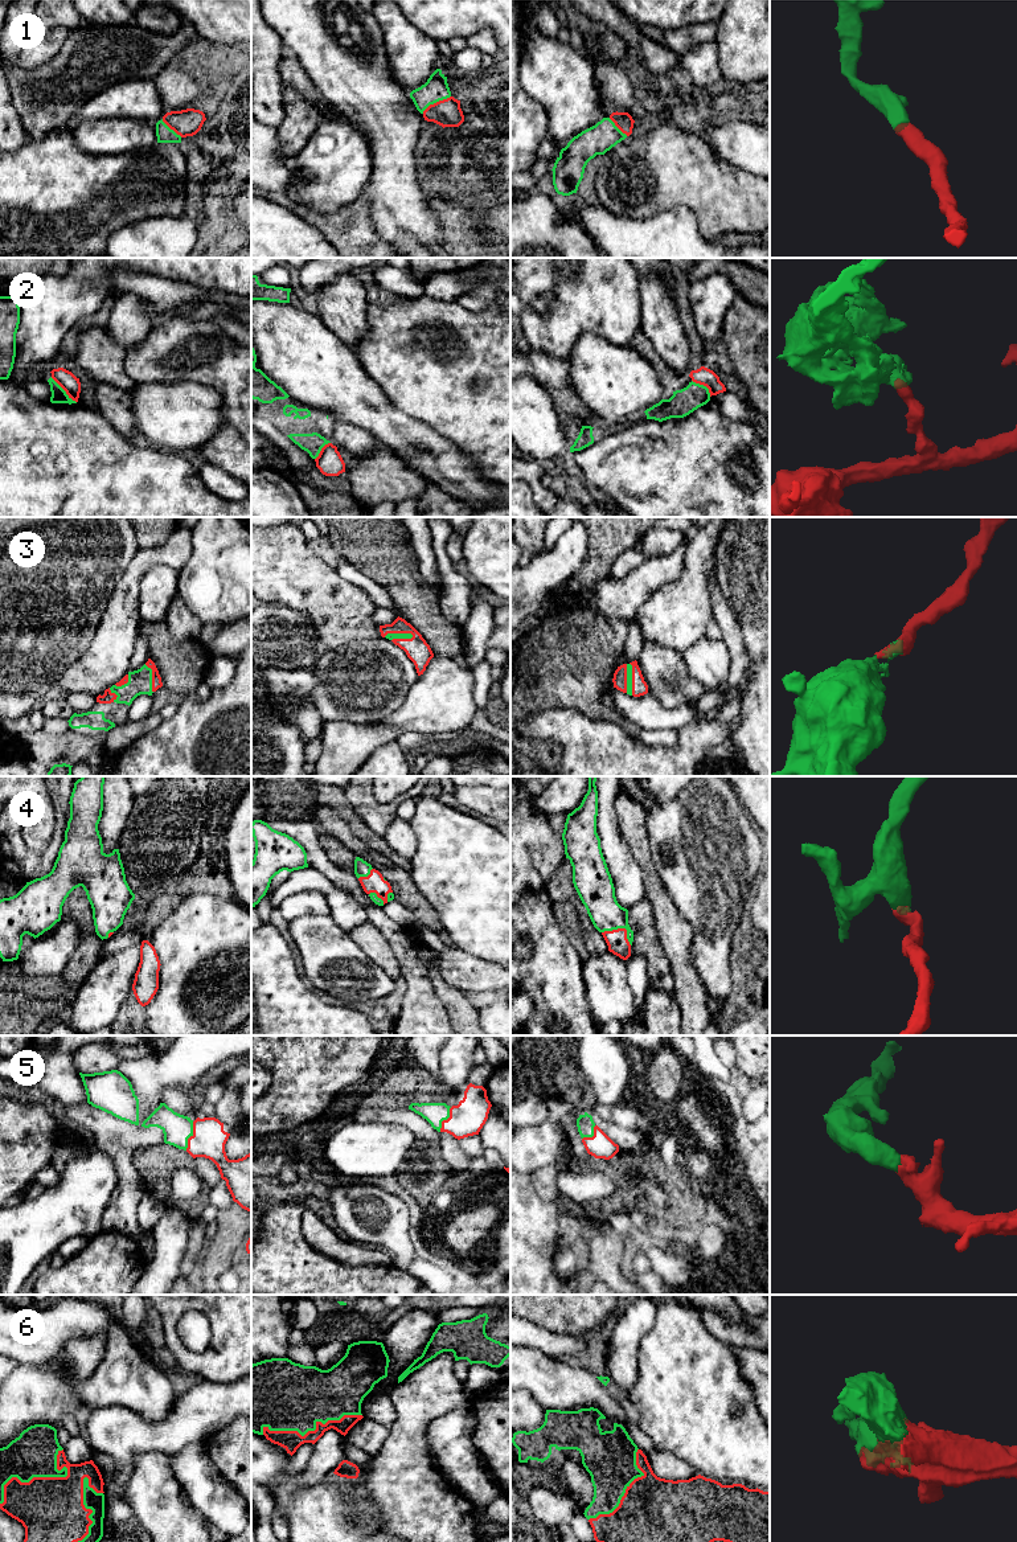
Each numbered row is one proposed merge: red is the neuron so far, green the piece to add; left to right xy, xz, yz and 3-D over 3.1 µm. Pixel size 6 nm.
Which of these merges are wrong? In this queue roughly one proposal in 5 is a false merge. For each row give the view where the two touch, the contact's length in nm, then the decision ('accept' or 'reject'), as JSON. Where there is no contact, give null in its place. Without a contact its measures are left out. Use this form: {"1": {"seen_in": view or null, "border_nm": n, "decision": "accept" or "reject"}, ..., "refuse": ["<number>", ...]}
{"1": {"seen_in": "xz", "border_nm": 200, "decision": "accept"}, "2": {"seen_in": "xy", "border_nm": 220, "decision": "reject"}, "3": {"seen_in": "xz", "border_nm": 180, "decision": "accept"}, "4": {"seen_in": "yz", "border_nm": 200, "decision": "accept"}, "5": {"seen_in": "xy", "border_nm": 180, "decision": "accept"}, "6": {"seen_in": "xy", "border_nm": 500, "decision": "accept"}, "refuse": ["2"]}

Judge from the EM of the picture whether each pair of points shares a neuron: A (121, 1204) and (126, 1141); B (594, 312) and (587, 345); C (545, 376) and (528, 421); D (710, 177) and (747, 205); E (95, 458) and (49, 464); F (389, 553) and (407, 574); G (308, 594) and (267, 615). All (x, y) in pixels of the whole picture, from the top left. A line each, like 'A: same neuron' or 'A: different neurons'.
A: same neuron
B: different neurons
C: different neurons
D: same neuron
E: same neuron
F: same neuron
G: different neurons

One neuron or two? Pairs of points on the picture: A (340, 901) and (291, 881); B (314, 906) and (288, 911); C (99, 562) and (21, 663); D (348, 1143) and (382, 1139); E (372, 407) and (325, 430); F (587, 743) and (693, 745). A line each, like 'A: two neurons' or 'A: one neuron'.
A: one neuron
B: one neuron
C: one neuron
D: one neuron
E: two neurons
F: one neuron

